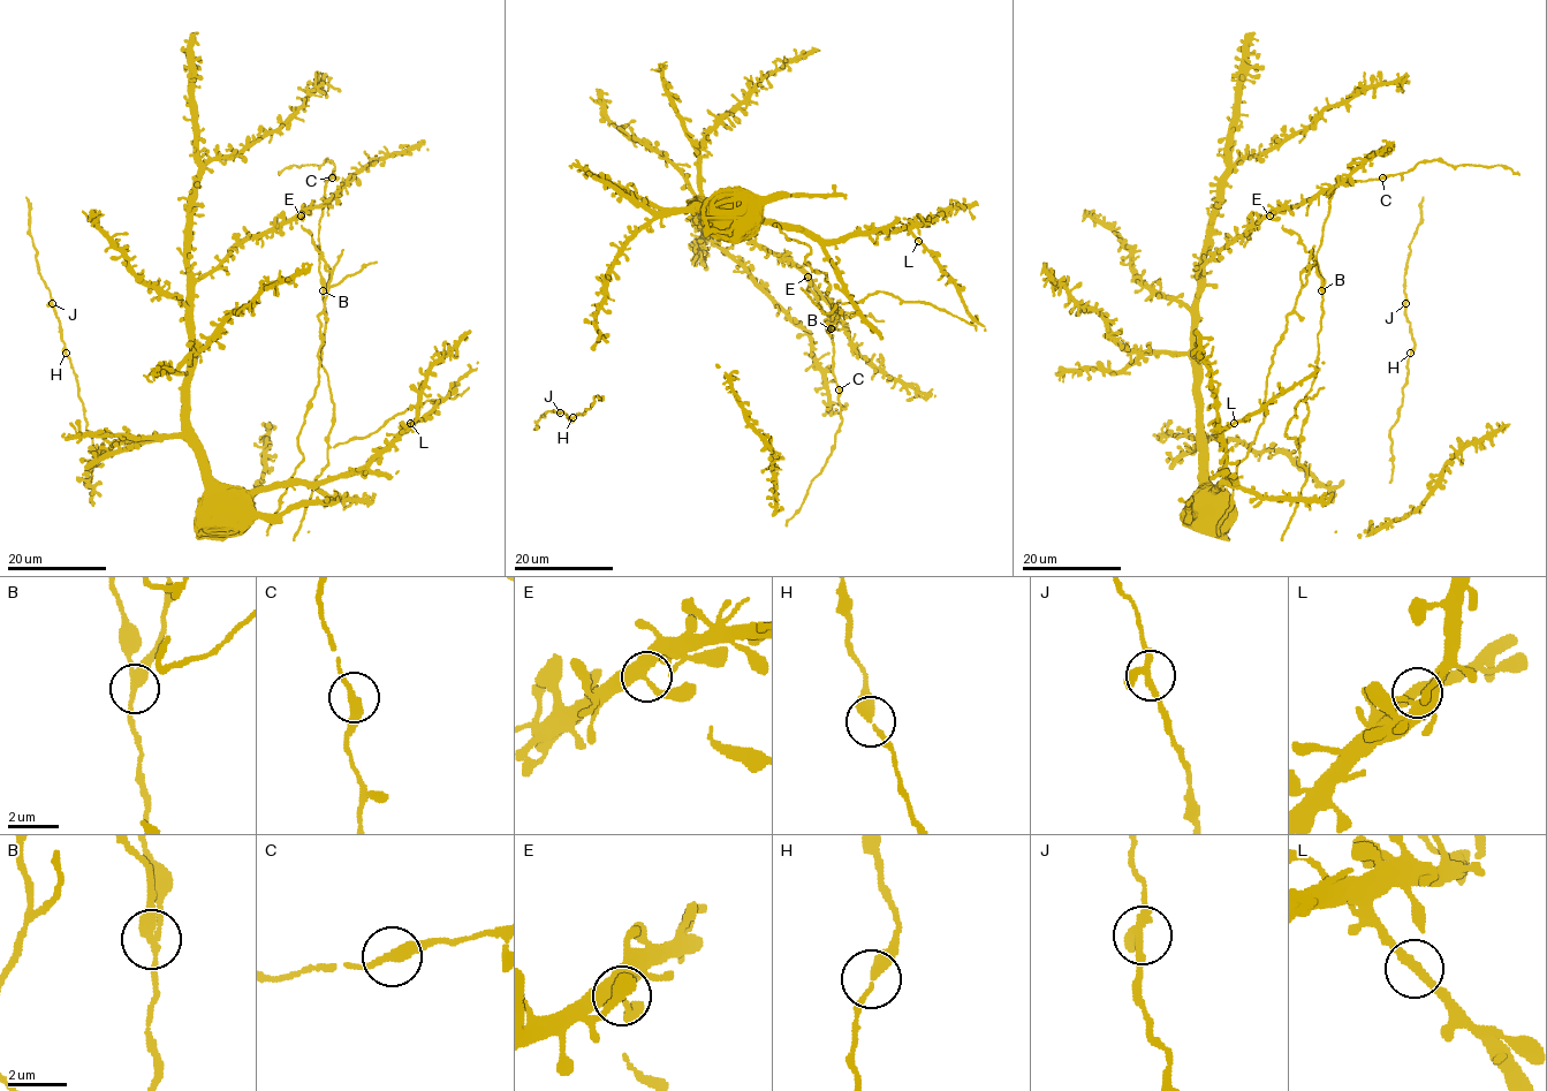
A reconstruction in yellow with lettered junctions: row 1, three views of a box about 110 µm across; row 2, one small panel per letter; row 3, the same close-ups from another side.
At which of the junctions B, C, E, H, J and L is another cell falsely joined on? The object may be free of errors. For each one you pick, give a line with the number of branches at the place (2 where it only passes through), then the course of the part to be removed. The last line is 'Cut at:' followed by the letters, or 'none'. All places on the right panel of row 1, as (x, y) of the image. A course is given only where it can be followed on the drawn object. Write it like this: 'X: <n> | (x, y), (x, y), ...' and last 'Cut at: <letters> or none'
B: 3 | (1321, 292), (1316, 265), (1301, 273), (1301, 294), (1274, 348), (1265, 416), (1236, 468), (1231, 507), (1219, 535)
Cut at: B

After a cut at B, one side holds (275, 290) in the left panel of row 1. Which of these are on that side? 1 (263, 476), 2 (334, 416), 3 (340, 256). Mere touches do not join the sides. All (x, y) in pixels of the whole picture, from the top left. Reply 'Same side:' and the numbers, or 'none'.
Same side: 1, 2

